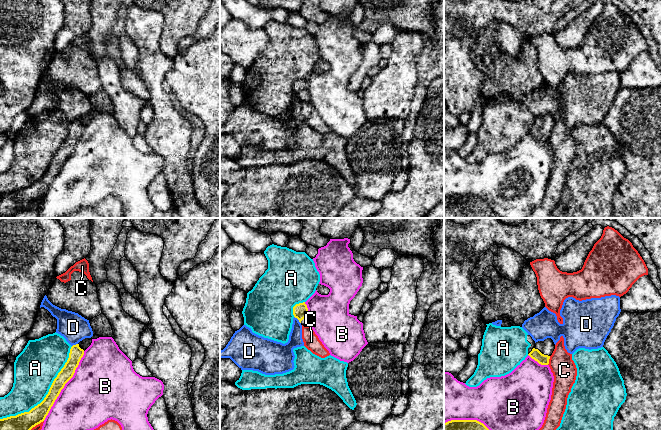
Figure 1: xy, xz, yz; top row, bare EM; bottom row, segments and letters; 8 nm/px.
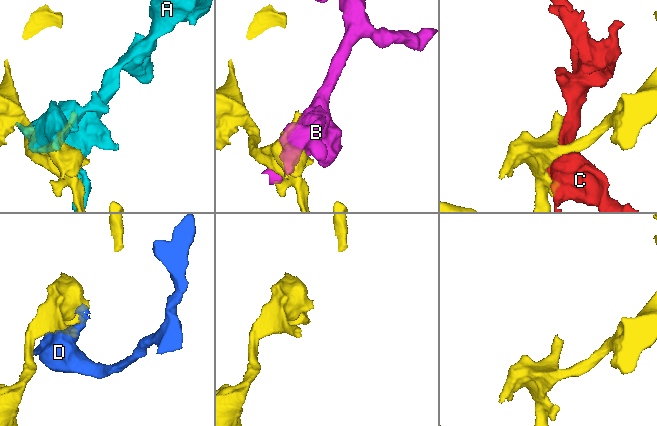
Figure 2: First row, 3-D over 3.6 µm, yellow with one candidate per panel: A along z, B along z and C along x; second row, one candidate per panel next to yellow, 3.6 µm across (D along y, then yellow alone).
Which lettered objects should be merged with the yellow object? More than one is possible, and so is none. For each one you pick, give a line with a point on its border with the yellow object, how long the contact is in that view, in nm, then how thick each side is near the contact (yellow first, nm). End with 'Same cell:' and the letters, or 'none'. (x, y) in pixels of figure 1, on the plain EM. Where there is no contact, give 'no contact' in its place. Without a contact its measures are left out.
Same cell: none

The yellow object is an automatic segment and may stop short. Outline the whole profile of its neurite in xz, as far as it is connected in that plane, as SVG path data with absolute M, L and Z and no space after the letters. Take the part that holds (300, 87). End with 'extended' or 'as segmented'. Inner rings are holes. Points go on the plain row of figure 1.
M305 78L296 80L293 83L293 91L295 94L299 96L301 101L303 102L309 102L310 101L310 96L308 93L308 84Z; extended

